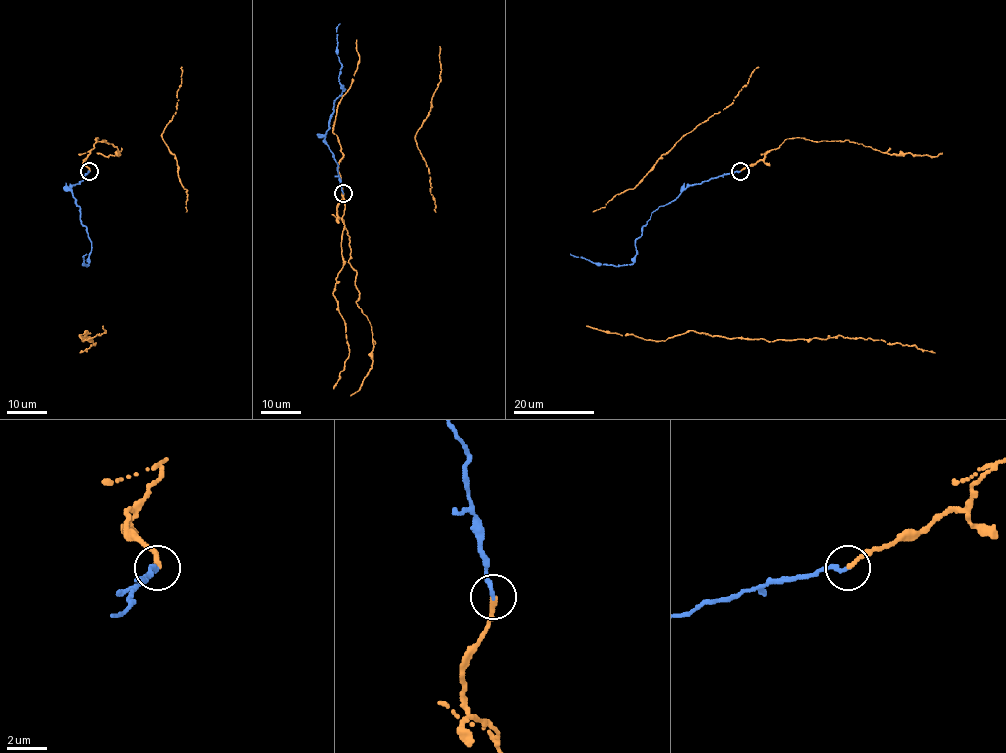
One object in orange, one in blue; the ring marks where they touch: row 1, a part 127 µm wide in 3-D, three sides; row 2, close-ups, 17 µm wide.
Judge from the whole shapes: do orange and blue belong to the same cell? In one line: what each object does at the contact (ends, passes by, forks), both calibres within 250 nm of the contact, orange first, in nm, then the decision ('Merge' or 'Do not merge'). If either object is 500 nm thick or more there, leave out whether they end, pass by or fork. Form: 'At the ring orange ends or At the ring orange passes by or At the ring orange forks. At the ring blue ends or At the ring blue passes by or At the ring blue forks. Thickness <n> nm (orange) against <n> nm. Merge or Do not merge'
At the ring orange ends. At the ring blue ends. Thickness 240 nm (orange) against 240 nm. Merge

